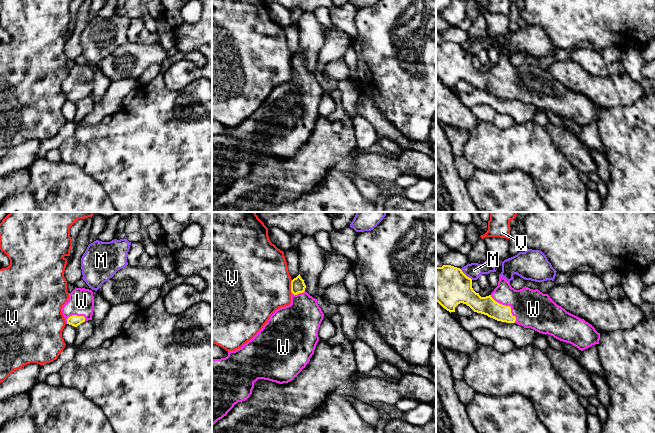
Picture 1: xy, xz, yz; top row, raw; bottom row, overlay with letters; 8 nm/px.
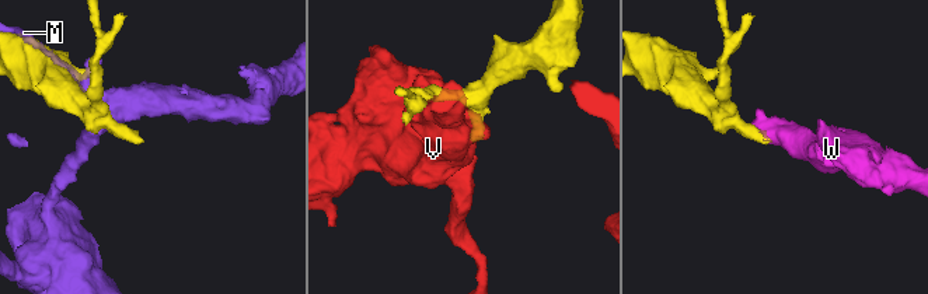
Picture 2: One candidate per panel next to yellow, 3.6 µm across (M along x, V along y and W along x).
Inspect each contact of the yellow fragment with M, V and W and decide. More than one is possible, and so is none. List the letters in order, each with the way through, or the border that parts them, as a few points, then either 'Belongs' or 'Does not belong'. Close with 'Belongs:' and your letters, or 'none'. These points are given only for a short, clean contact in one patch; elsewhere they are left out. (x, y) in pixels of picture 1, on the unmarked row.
M: Does not belong
V: Does not belong
W: Path across: yz (487, 81), (508, 82), (521, 82), (533, 85). Belongs
Belongs: W

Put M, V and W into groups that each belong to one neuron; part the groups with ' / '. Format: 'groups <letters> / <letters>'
groups M / V / W

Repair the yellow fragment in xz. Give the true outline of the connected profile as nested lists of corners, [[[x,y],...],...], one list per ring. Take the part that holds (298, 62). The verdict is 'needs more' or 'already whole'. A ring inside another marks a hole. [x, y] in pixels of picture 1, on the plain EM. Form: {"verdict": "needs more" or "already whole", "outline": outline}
{"verdict": "needs more", "outline": [[[300,50],[291,57],[291,80],[277,85],[263,104],[246,120],[228,132],[212,135],[212,202],[238,178],[247,176],[258,155],[279,160],[292,157],[314,130],[319,117],[318,106],[324,90],[317,75],[305,67]]]}

